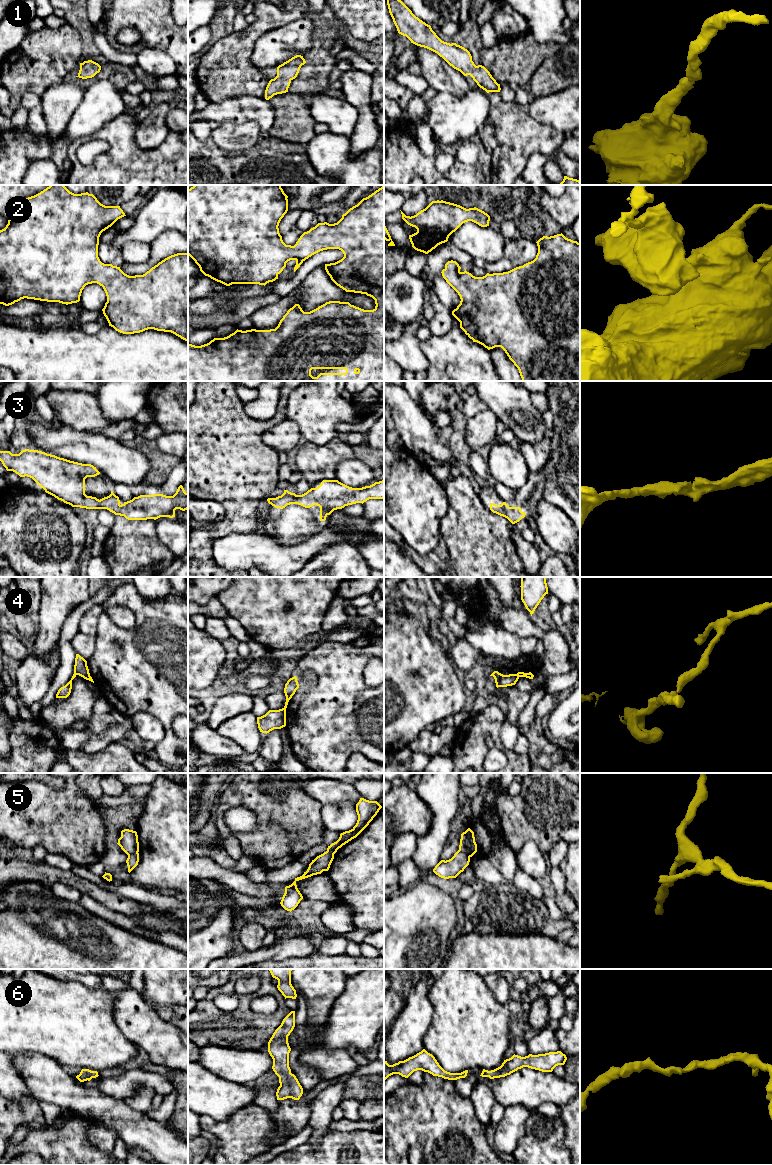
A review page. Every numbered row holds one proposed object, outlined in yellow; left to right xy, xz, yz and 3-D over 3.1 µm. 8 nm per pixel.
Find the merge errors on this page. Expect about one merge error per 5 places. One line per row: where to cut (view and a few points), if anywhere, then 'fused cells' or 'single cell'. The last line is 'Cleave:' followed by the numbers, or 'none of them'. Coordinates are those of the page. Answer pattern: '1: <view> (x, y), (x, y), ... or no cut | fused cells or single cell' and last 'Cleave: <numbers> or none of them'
1: no cut | single cell
2: no cut | single cell
3: no cut | single cell
4: yz (516, 674), (519, 676) | fused cells
5: yz (459, 849), (469, 857) | fused cells
6: no cut | single cell
Cleave: 4, 5

